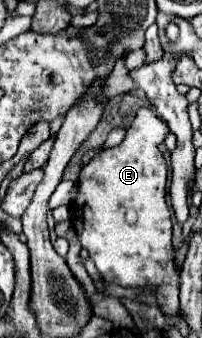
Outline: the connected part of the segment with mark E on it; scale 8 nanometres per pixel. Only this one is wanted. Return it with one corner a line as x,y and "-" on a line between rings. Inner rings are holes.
140,107
124,141
112,149
104,149
90,163
84,165
78,179
78,197
70,205
72,227
82,243
88,249
90,259
96,269
108,283
122,287
150,287
158,307
166,317
180,317
180,273
174,263
174,247
170,241
172,235
172,215
166,205
166,183
168,183
168,165
164,155
158,149
158,143
164,141
168,125
154,113
152,107
-
134,209
136,221
130,223
126,211

